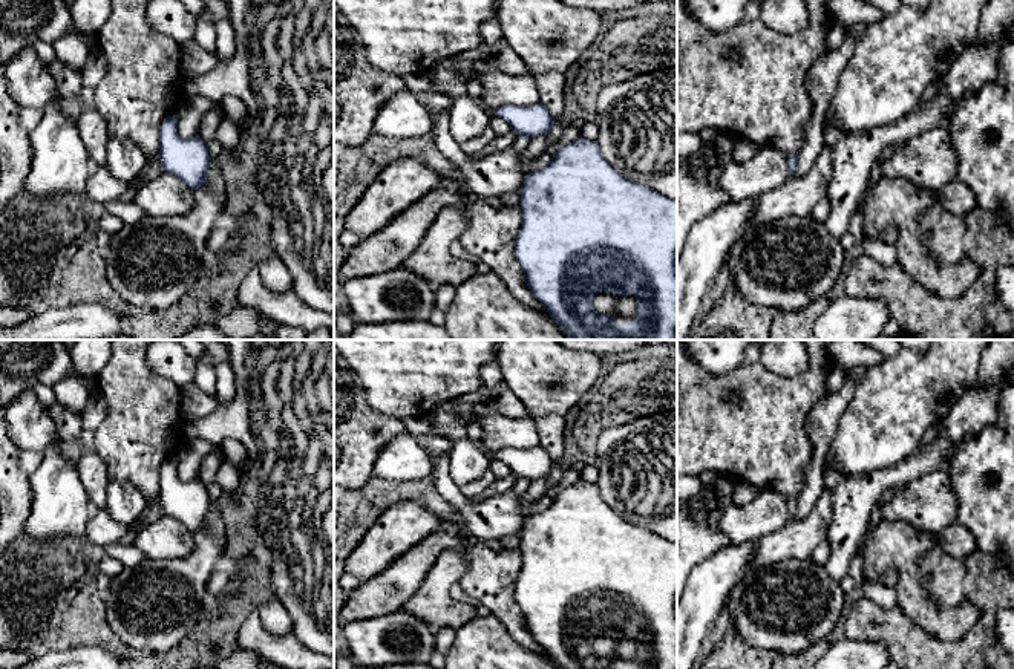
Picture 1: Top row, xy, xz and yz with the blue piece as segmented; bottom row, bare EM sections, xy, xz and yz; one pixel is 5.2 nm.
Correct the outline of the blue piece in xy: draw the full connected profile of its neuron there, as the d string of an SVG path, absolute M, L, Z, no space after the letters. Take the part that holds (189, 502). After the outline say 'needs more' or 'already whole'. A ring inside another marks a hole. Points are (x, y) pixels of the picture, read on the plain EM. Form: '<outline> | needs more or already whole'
M175 459L162 464L158 499L162 514L176 517L191 533L198 533L207 525L211 504L208 487L198 476L188 482L181 481Z | already whole

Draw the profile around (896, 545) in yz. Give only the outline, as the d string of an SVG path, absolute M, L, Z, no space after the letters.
M881 519L868 533L862 577L878 583L891 569L898 573L895 586L898 605L921 629L940 641L956 641L977 622L979 609L971 603L942 606L934 603L921 582L919 559L937 539L907 522Z

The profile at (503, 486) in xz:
M510 473L505 478L495 479L484 493L481 493L475 498L469 498L469 501L472 504L475 504L475 502L484 501L490 496L495 496L495 494L505 494L505 493L512 491L513 487L515 487L515 476L513 476L513 473Z

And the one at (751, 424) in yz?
M832 340L803 341L809 366L792 378L767 370L760 361L711 375L677 341L677 476L715 472L758 490L772 487L786 501L801 494L813 455L809 416L830 395L827 377L835 366L827 354Z

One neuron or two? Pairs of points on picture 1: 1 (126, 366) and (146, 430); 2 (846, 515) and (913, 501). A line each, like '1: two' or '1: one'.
1: one
2: two

